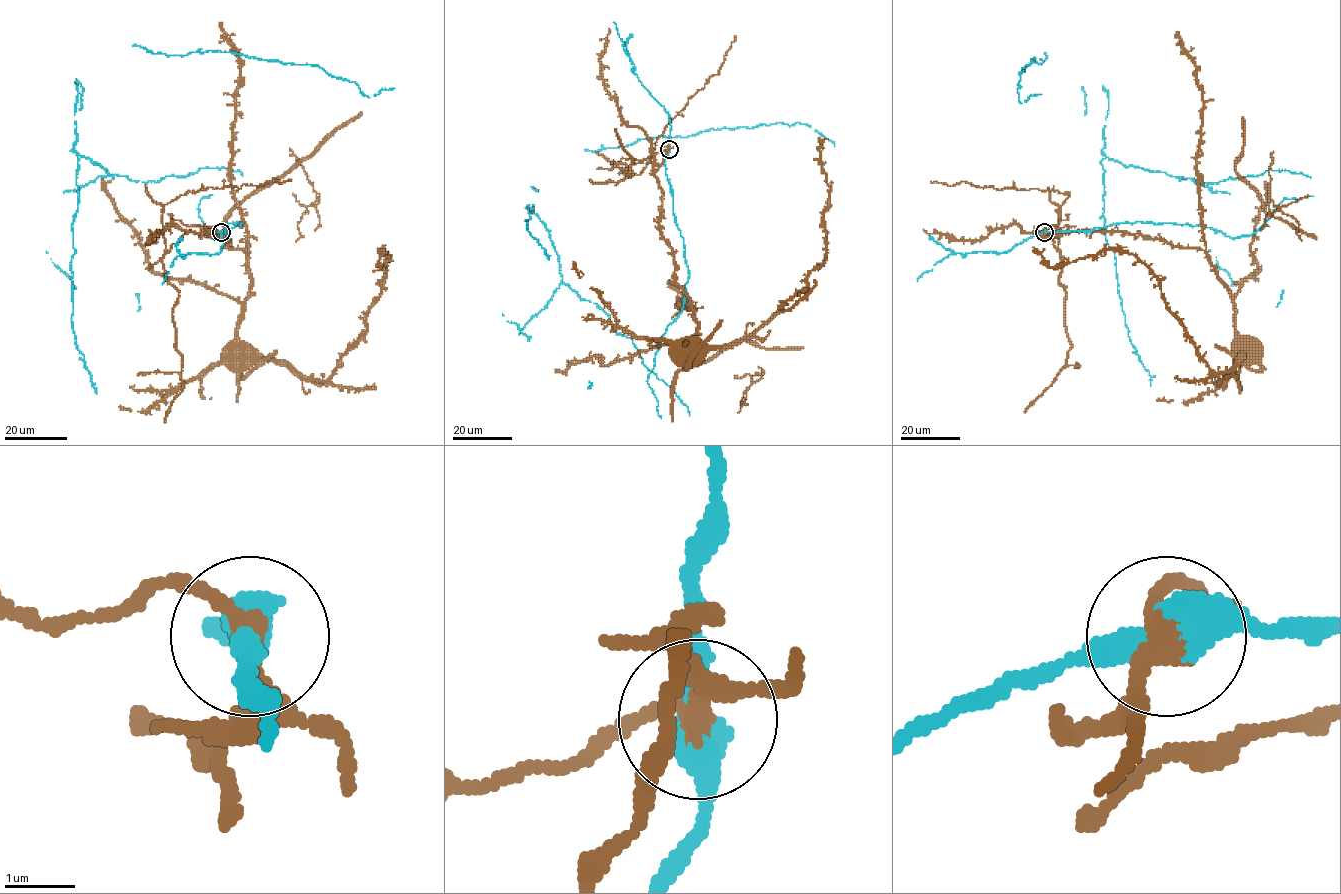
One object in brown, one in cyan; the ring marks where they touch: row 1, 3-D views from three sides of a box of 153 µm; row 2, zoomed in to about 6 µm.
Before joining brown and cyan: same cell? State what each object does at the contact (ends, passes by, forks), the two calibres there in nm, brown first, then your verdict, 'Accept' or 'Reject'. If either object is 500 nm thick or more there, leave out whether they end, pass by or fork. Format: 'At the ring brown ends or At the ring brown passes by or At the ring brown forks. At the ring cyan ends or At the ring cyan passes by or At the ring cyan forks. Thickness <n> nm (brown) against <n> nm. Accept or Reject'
At the ring brown passes by. At the ring cyan passes by. Thickness 300 nm (brown) against 460 nm. Reject

